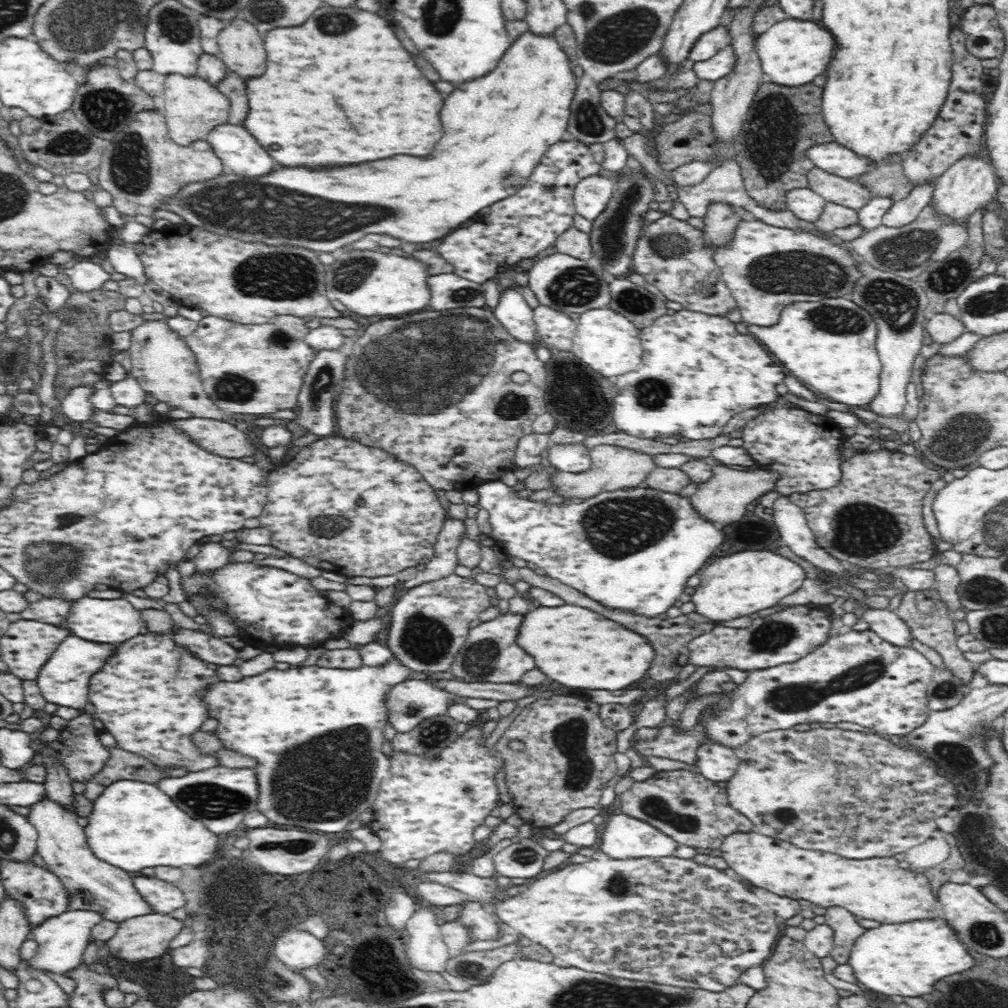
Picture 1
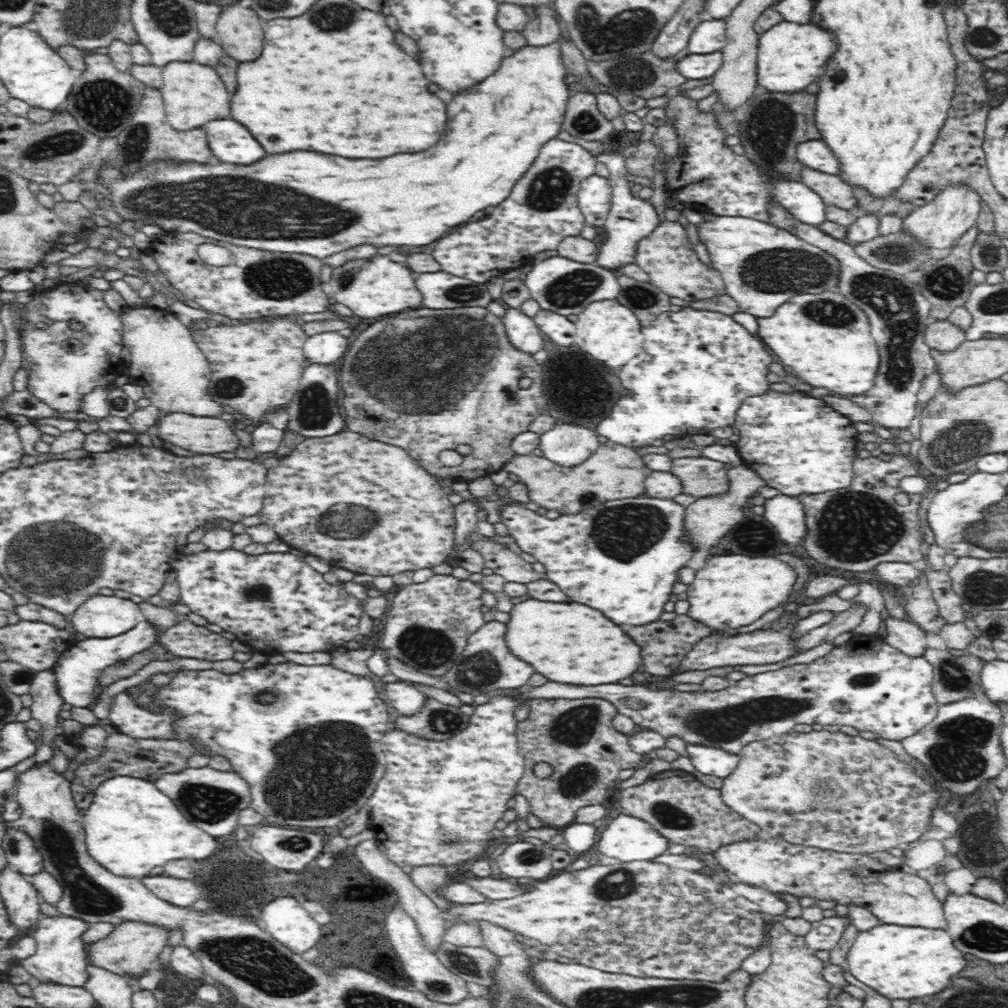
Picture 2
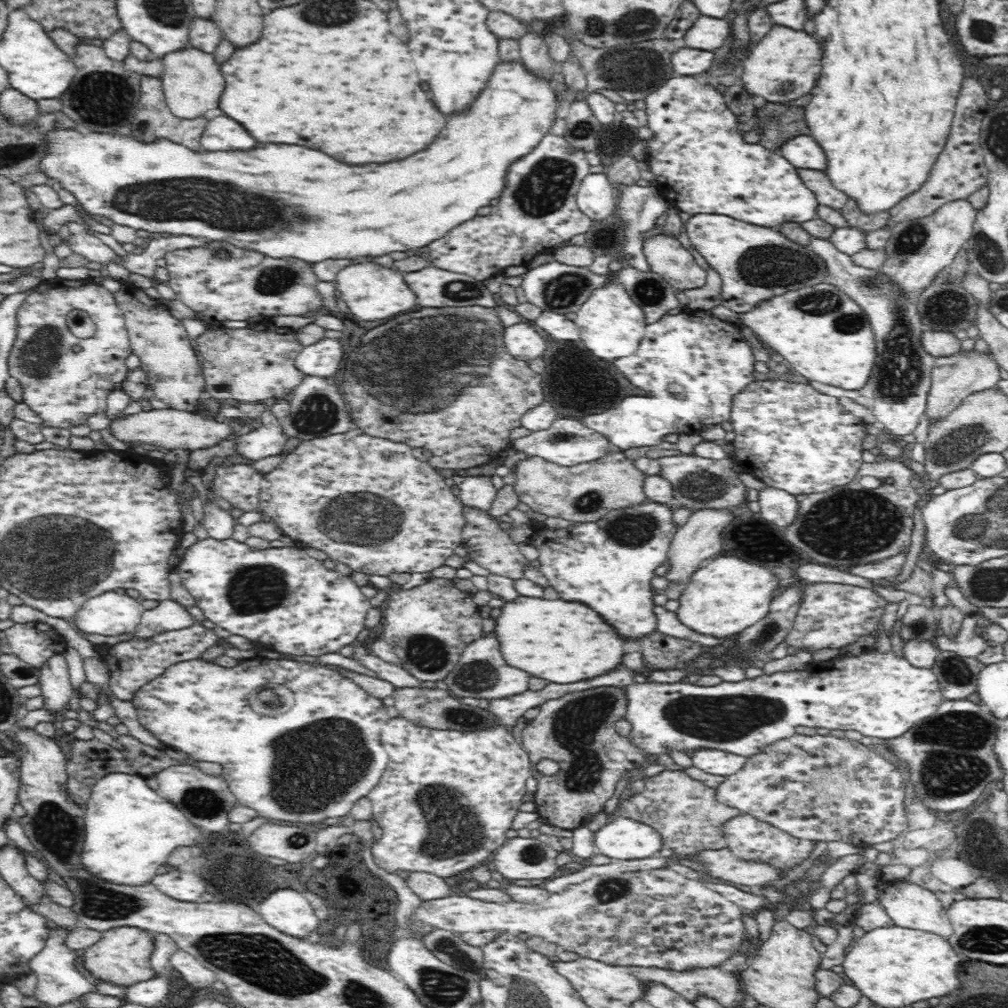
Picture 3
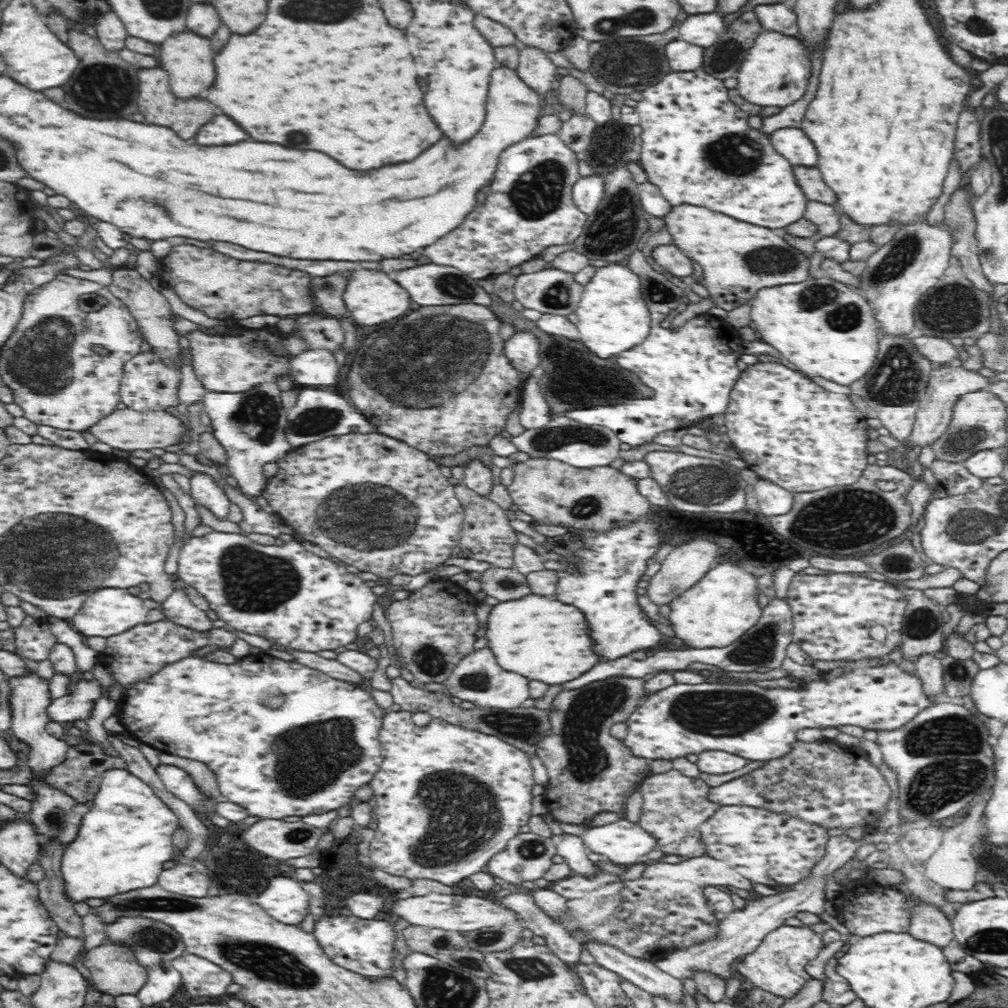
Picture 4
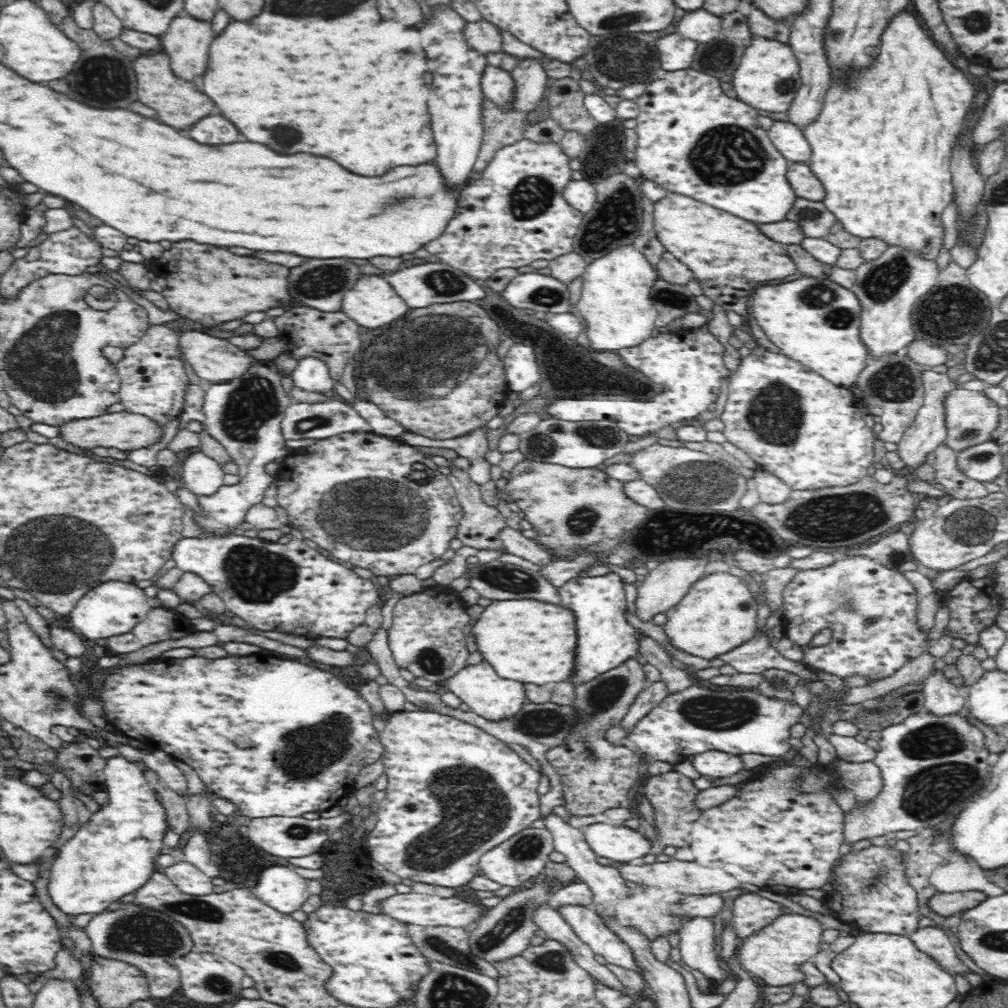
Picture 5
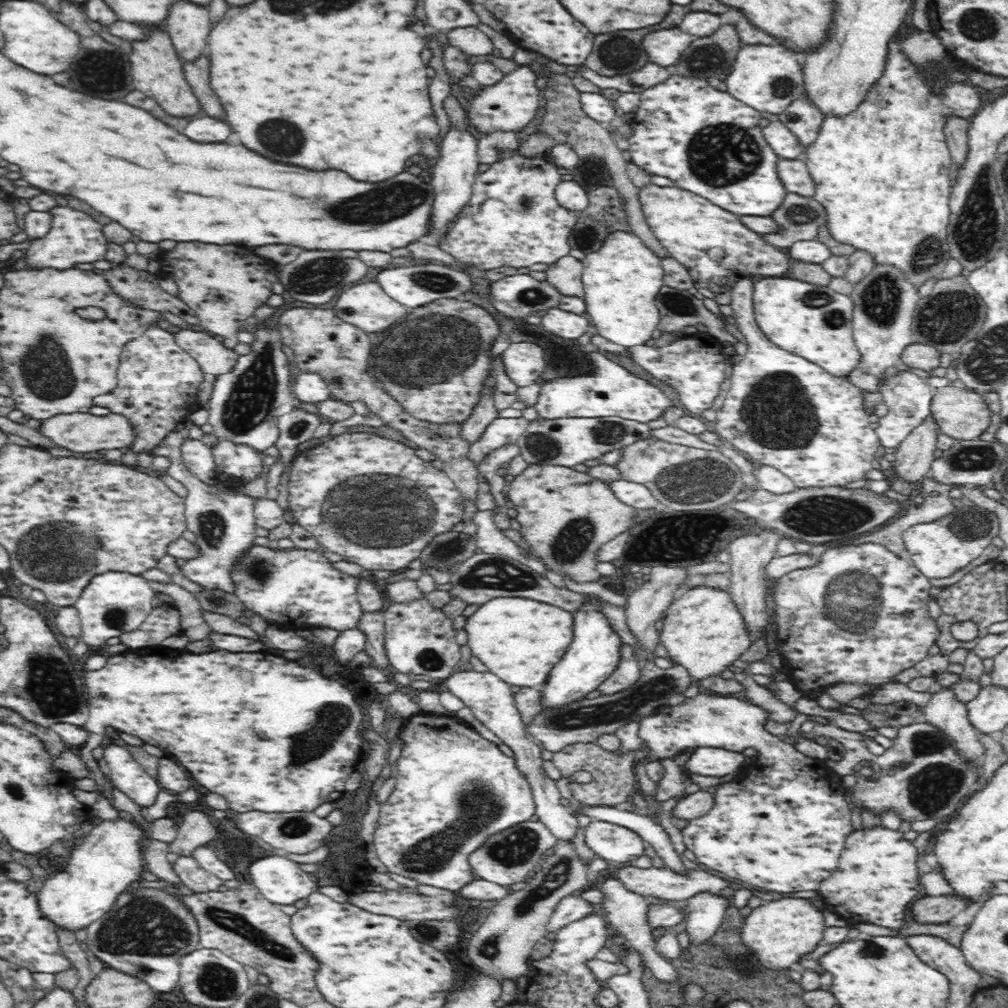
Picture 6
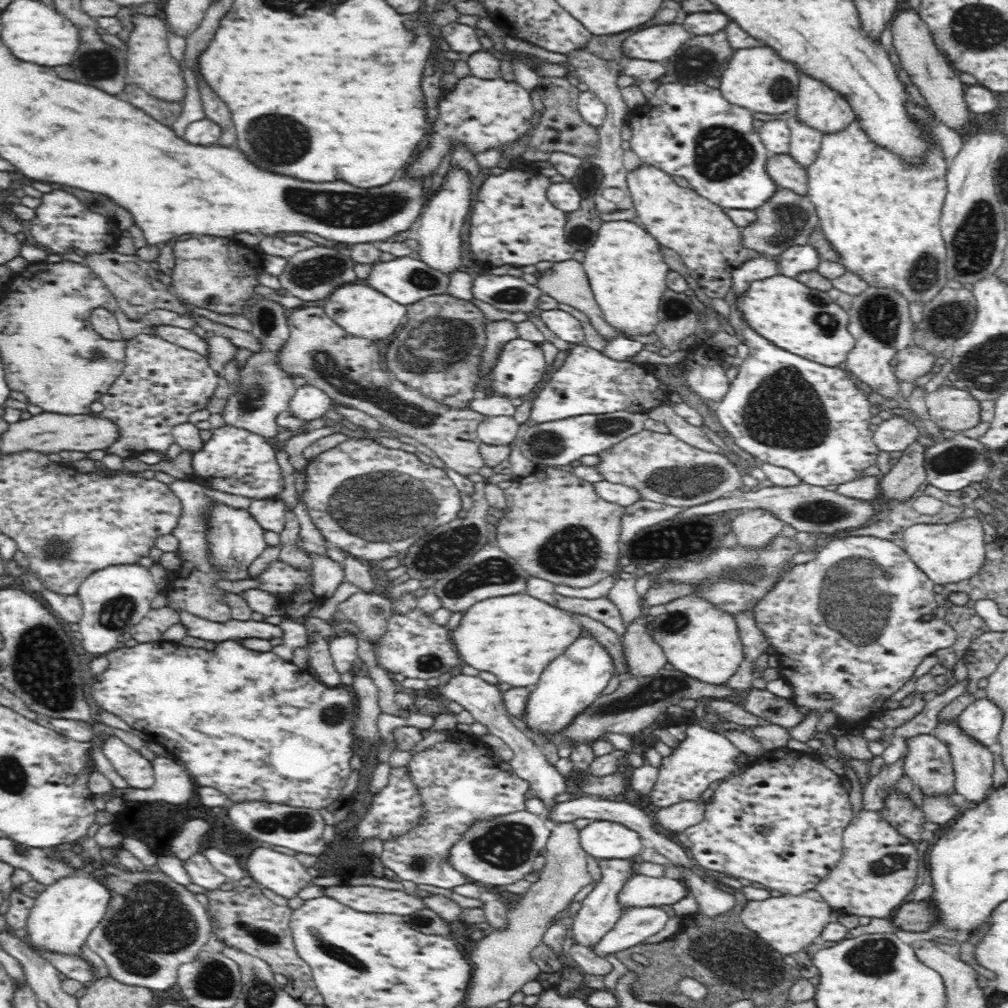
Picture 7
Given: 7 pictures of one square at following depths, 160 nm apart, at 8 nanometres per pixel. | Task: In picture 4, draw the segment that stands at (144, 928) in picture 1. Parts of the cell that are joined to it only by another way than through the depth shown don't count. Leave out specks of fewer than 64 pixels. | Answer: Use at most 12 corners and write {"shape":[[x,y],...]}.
{"shape":[[106,942],[79,965],[100,993],[136,995],[148,972],[130,948]]}

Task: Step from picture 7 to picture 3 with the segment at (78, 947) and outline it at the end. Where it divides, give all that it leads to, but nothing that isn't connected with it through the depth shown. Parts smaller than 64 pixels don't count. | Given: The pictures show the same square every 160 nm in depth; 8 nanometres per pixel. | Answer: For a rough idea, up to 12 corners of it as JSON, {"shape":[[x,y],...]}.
{"shape":[[144,777],[86,796],[80,864],[150,884],[176,846],[208,843]]}

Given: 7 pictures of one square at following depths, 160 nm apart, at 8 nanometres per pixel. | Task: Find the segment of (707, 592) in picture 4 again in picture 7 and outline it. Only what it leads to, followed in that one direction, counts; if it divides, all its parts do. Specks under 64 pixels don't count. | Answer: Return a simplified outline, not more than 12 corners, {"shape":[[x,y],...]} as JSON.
{"shape":[[698,595],[650,617],[676,670],[724,685],[745,658],[734,616]]}

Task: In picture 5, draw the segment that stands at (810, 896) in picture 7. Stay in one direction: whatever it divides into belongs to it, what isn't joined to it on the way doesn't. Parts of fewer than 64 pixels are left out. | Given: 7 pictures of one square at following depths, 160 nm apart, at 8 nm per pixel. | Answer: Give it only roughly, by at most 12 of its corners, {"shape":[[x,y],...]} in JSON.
{"shape":[[790,910],[746,936],[737,953],[767,986],[804,979],[826,926]]}

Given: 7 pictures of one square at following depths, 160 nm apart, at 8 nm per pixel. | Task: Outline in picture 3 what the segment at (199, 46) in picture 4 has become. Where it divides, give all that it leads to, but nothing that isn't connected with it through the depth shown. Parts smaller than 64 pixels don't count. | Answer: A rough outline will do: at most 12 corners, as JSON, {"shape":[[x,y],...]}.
{"shape":[[189,45],[161,61],[171,114],[194,119],[218,106],[214,56]]}

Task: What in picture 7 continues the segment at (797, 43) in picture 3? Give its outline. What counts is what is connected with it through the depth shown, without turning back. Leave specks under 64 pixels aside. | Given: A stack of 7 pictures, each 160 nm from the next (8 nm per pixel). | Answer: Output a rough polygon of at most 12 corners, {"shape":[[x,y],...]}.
{"shape":[[773,48],[734,51],[727,101],[764,114],[797,106],[800,70]]}

